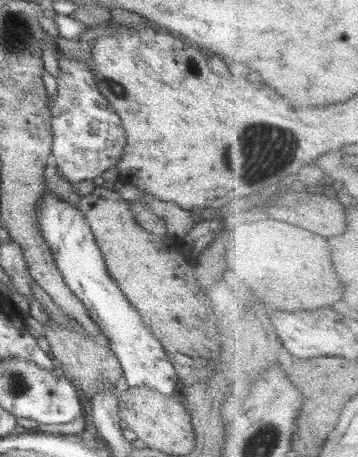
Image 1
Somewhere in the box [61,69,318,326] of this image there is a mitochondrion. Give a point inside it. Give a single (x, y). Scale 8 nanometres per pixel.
(256, 144)

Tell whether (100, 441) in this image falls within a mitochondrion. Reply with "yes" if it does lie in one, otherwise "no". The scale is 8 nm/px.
no

